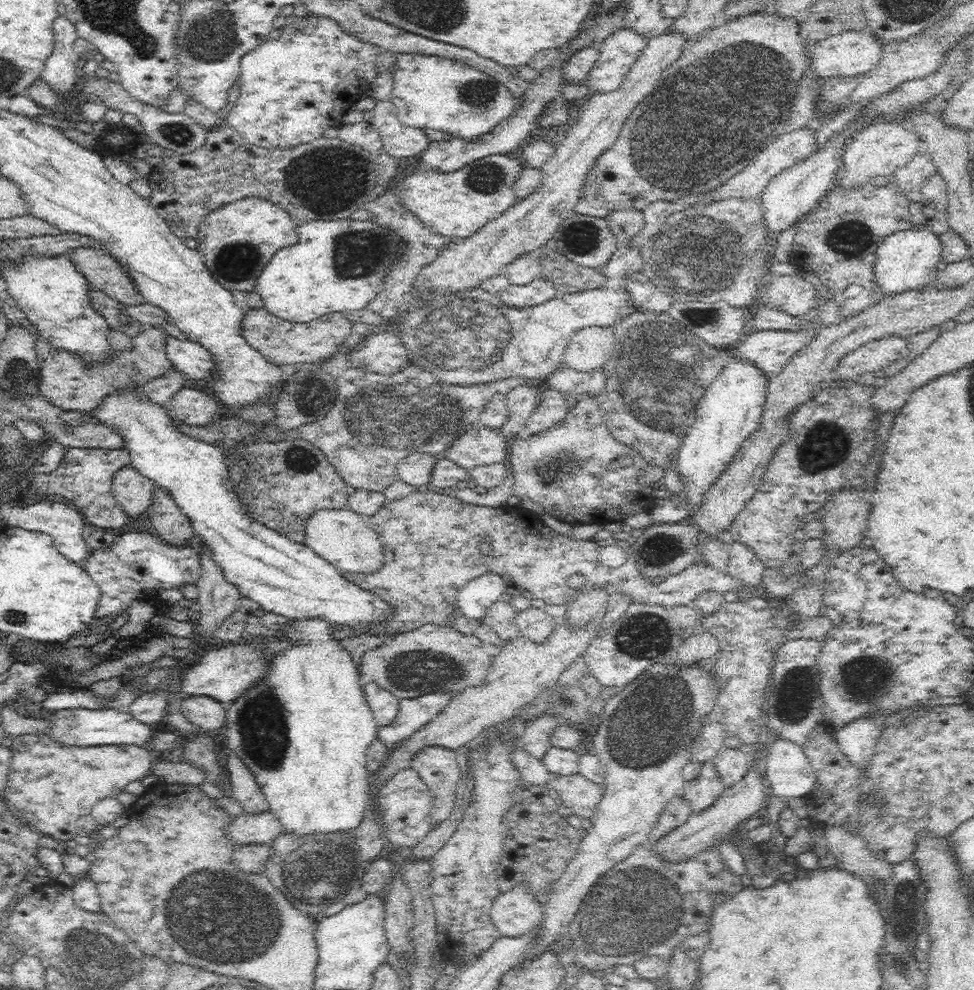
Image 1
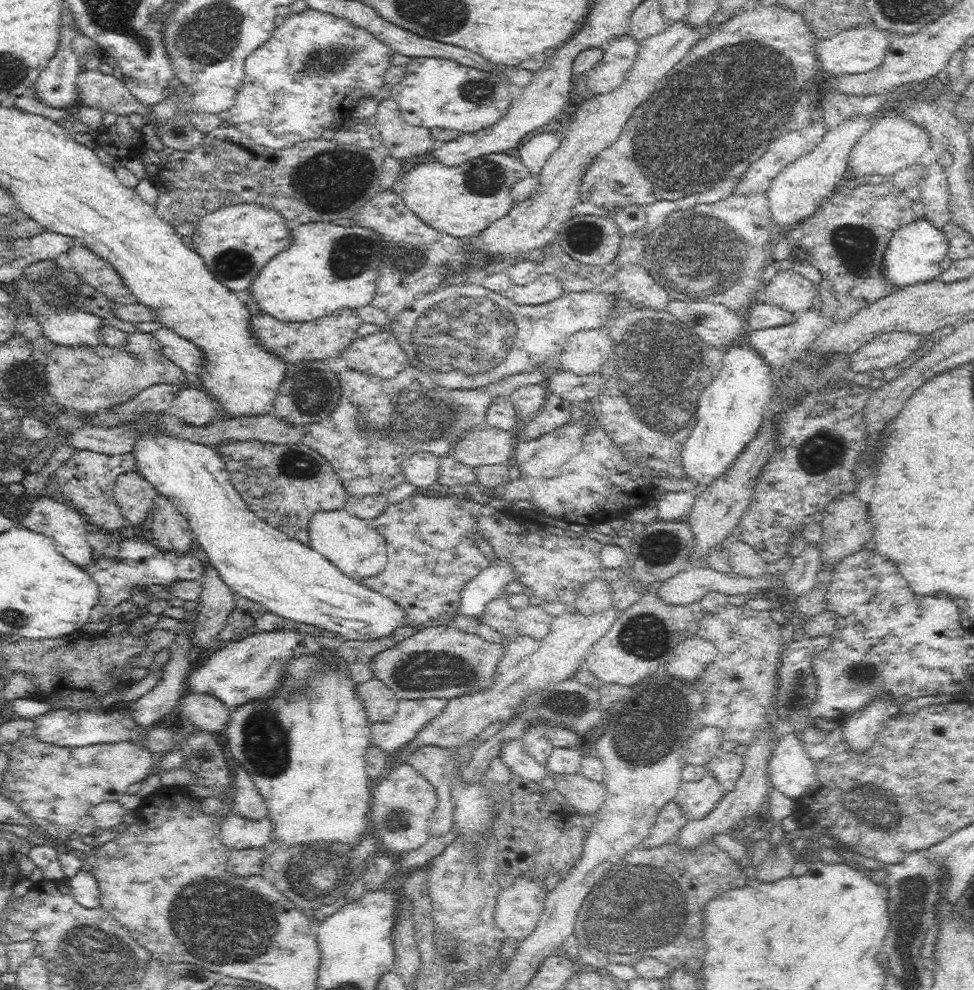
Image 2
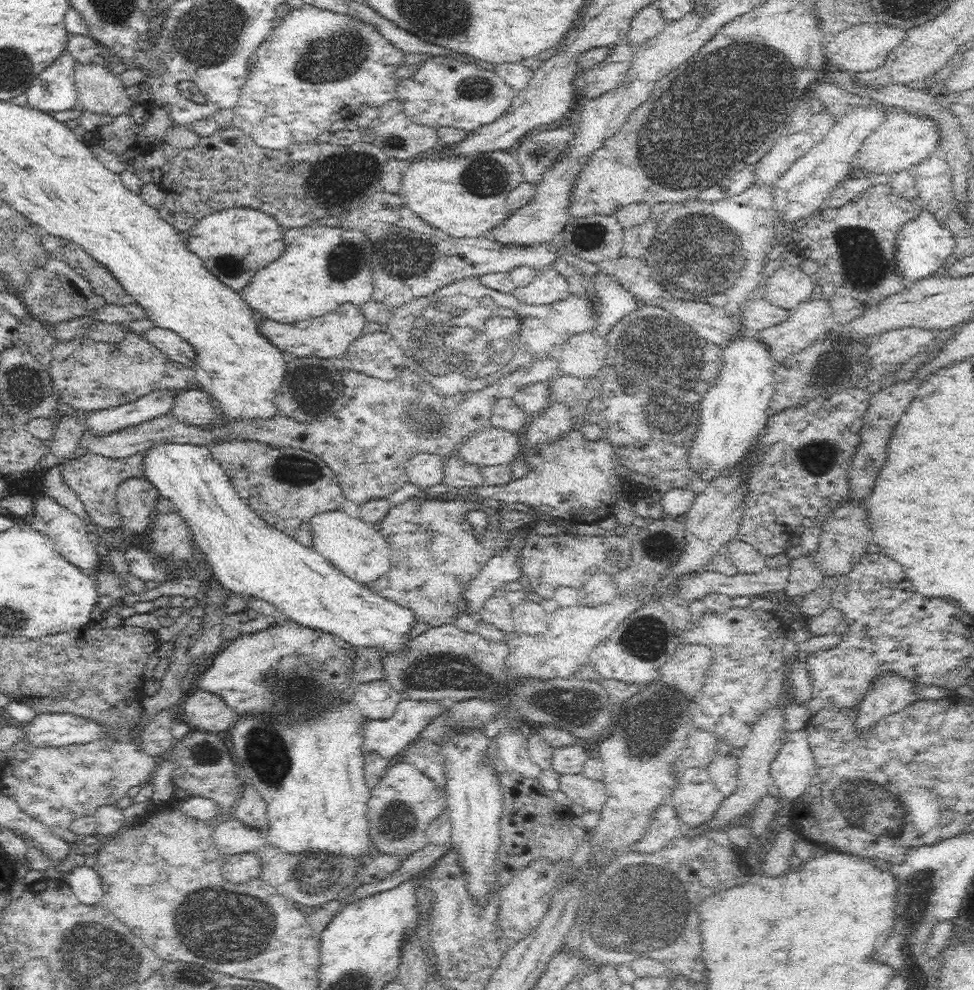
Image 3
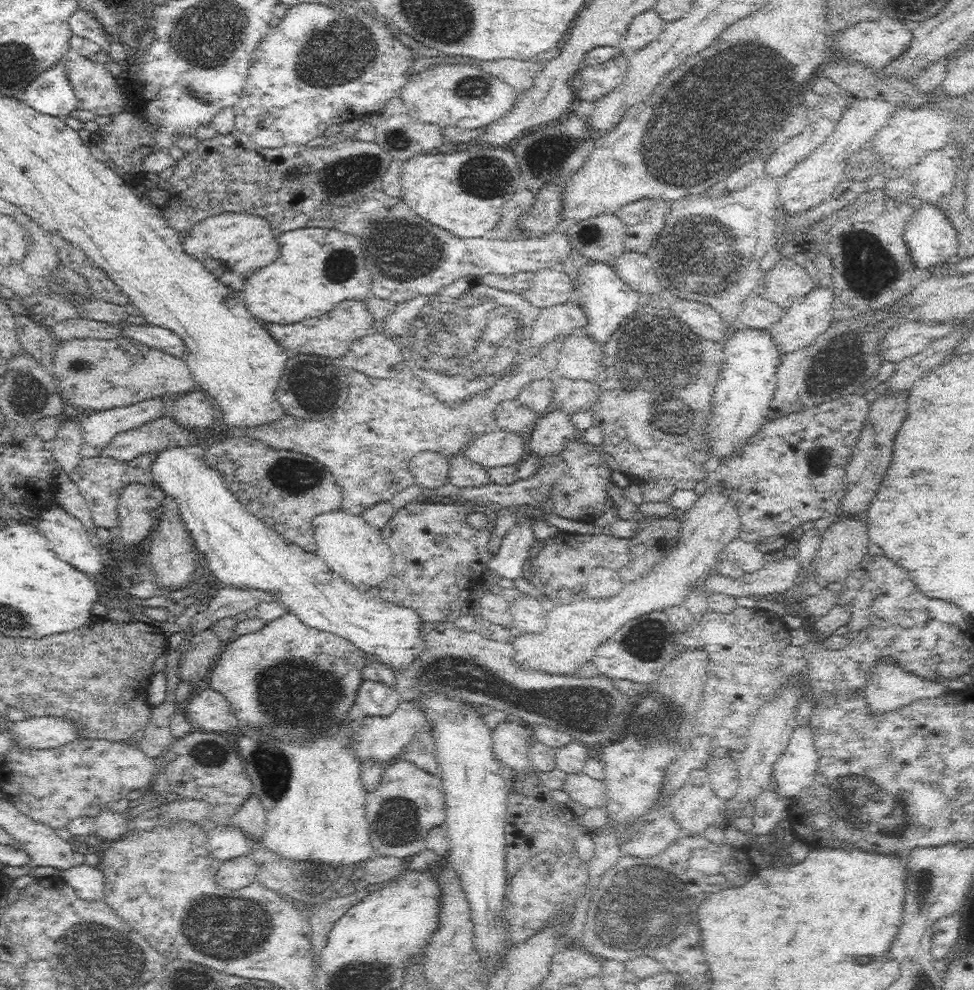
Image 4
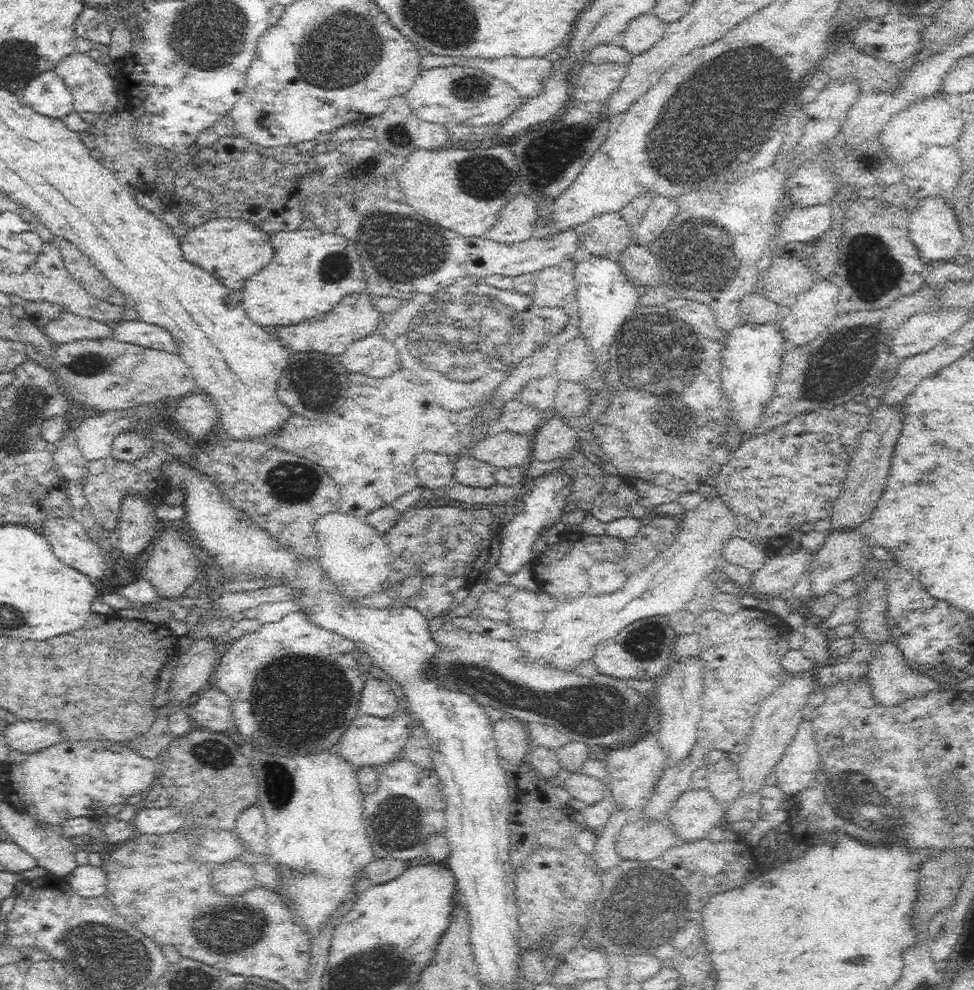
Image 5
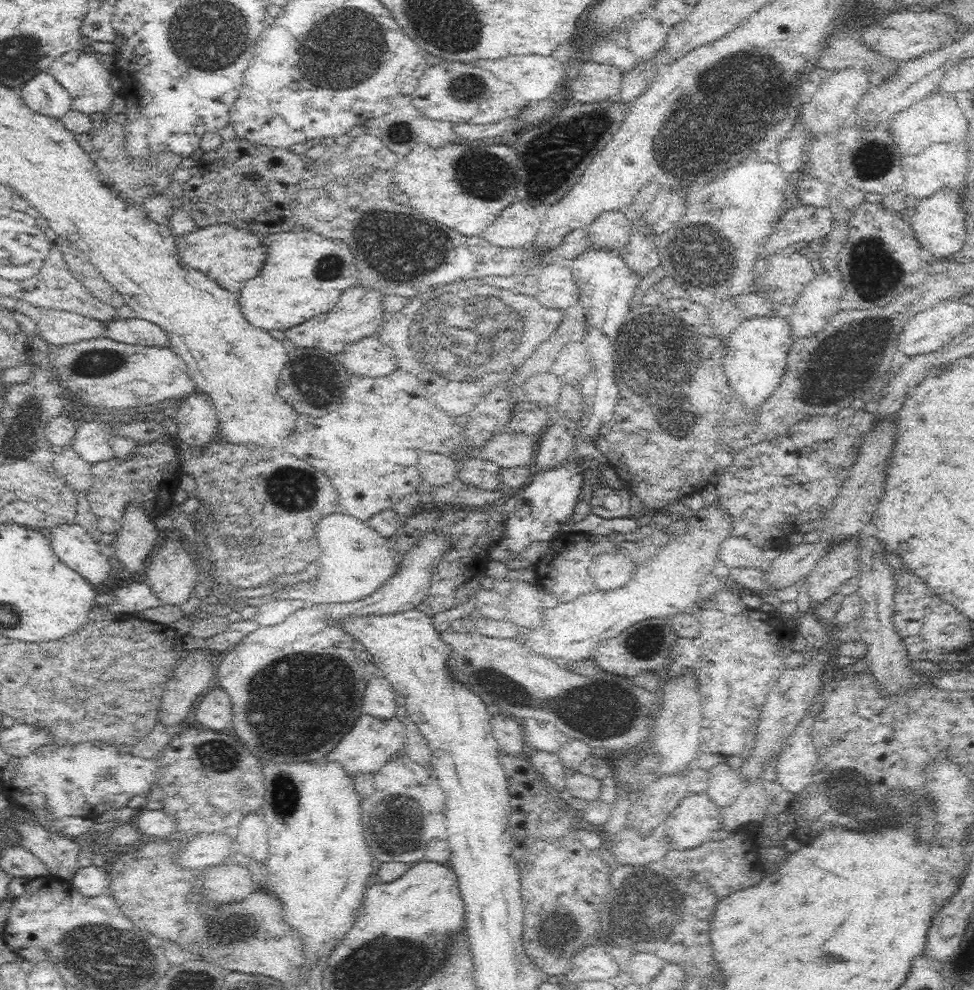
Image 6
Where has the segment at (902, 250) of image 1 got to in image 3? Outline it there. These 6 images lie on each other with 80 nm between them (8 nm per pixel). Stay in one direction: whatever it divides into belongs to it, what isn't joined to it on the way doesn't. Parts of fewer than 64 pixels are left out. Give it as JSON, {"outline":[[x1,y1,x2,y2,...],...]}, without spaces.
{"outline":[[922,212,914,220,907,222,896,236,896,269,909,284,921,278,931,277,943,266,948,256,954,255,955,242,952,233,930,212]]}

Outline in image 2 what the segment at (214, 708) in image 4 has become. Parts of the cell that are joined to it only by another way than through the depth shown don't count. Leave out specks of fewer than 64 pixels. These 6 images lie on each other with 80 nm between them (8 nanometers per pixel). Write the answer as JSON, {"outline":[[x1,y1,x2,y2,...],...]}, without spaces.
{"outline":[[191,693,179,700,177,713,185,725,208,733,223,733,230,722,230,710,214,695]]}

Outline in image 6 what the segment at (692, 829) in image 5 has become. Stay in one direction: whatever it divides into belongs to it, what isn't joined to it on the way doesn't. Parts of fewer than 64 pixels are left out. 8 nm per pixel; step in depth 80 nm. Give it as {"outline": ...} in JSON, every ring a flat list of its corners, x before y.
{"outline":[[686,796,668,818,668,838,676,850,690,850,714,838,712,832,720,831,720,808,706,796]]}

